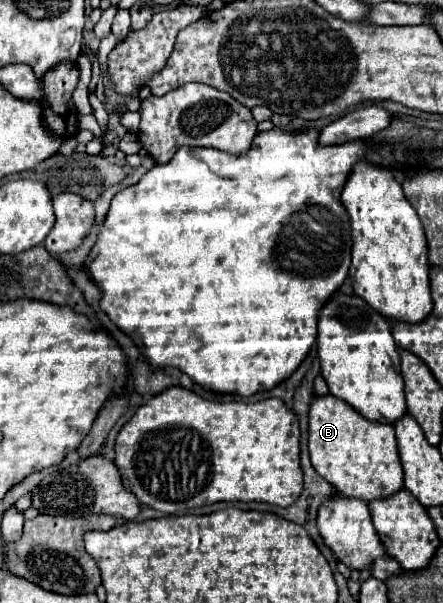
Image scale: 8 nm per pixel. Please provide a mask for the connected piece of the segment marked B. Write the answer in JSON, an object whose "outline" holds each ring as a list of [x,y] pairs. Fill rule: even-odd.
{"outline":[[[314,397],[308,411],[308,449],[318,475],[332,483],[340,495],[372,501],[402,489],[402,465],[398,461],[394,427],[362,417],[338,397]]]}

